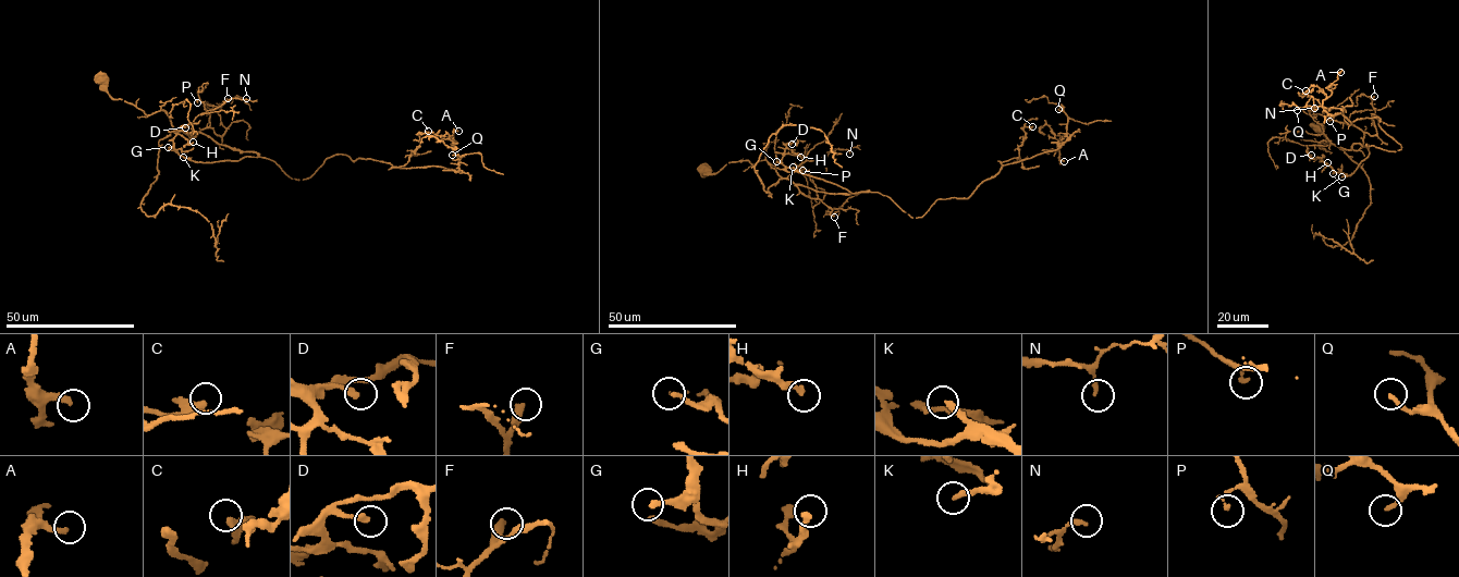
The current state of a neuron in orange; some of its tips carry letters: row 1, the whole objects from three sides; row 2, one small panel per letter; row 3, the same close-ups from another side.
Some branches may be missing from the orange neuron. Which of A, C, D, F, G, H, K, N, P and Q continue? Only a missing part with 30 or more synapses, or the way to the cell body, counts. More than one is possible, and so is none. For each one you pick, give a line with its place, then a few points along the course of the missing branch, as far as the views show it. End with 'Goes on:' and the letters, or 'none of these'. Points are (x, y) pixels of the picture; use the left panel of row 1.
K: (183, 157) | (183, 157), (159, 157), (150, 151), (145, 125), (152, 118), (163, 118), (171, 134), (189, 136), (192, 144)
Goes on: K

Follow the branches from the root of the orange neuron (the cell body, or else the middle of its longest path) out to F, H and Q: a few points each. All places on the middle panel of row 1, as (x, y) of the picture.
F: (705, 169), (715, 173), (728, 163), (765, 160), (805, 195), (834, 208), (825, 215), (834, 217)
H: (705, 169), (764, 160), (782, 177), (819, 191), (868, 192), (789, 172), (781, 161), (786, 154), (800, 157)
Q: (705, 169), (765, 160), (796, 184), (880, 193), (921, 217), (1056, 149), (1067, 138), (1058, 109)

